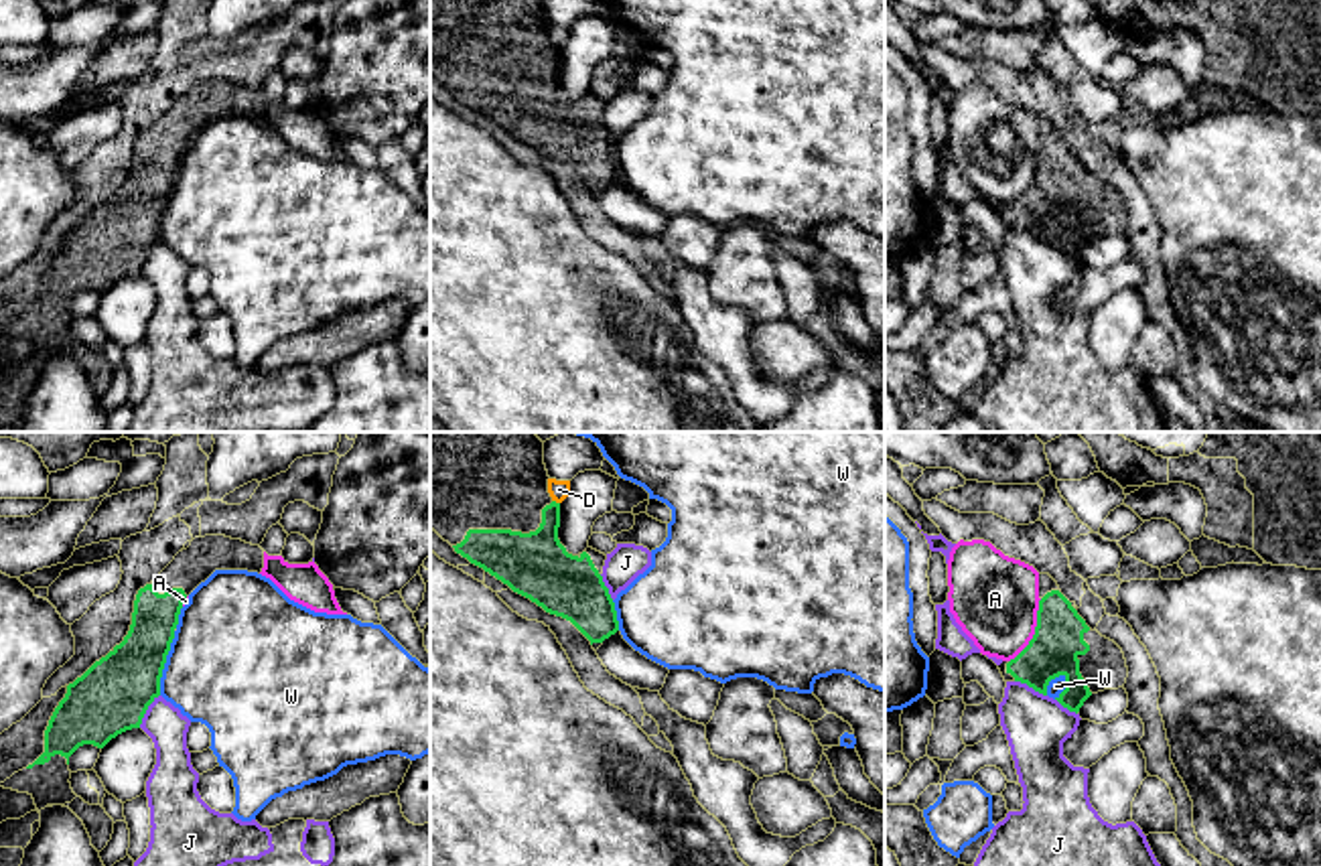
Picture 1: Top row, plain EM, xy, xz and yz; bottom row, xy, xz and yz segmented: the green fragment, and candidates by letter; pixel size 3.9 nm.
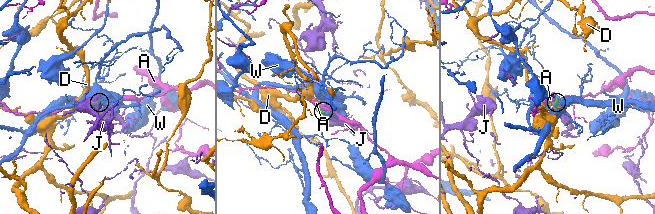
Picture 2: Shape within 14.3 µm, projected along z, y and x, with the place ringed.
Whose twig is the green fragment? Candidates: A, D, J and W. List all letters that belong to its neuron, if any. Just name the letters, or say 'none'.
none

